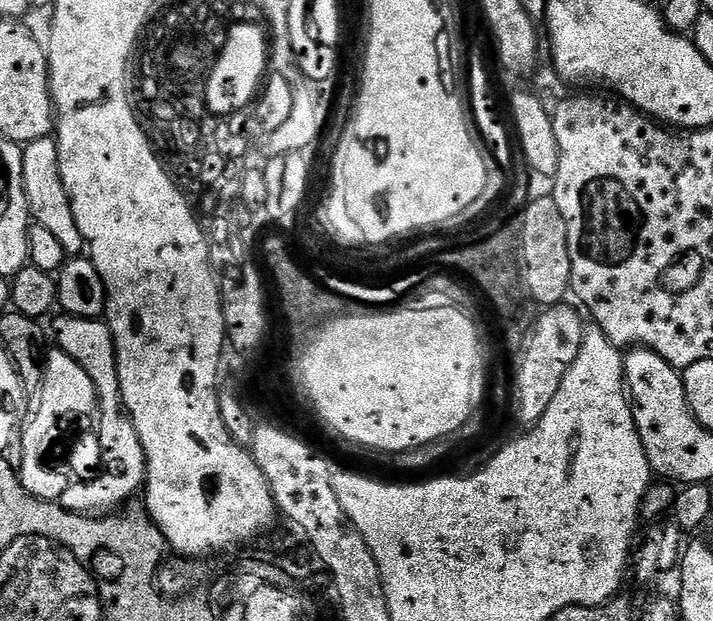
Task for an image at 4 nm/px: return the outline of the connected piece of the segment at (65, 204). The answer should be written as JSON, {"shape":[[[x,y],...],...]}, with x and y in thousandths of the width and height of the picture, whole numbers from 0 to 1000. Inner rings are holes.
{"shape":[[[73,219],[49,225],[32,233],[31,254],[34,304],[39,320],[39,338],[43,353],[50,361],[65,364],[81,390],[87,390],[87,403],[97,414],[107,415],[119,404],[121,395],[115,377],[109,370],[109,357],[104,357],[104,338],[98,332],[98,312],[93,312],[93,300],[87,293],[84,261],[81,258],[81,235]]]}

